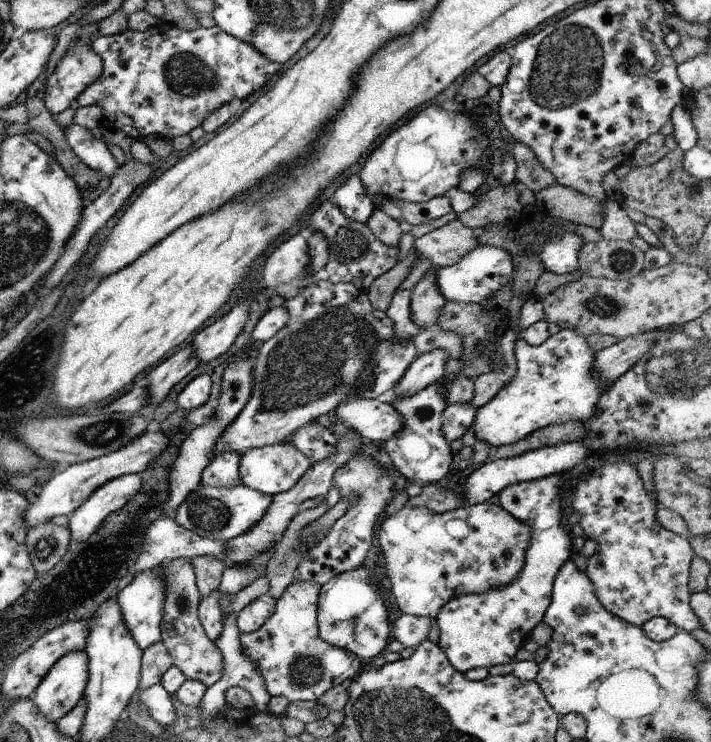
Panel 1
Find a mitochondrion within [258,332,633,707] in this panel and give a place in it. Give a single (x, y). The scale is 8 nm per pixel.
(305, 674)

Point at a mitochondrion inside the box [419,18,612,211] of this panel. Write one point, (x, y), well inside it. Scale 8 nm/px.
(565, 73)

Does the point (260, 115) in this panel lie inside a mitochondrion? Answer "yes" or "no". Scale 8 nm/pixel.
no

